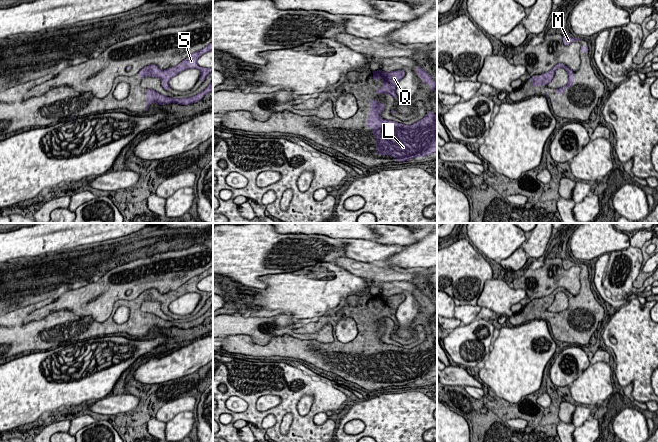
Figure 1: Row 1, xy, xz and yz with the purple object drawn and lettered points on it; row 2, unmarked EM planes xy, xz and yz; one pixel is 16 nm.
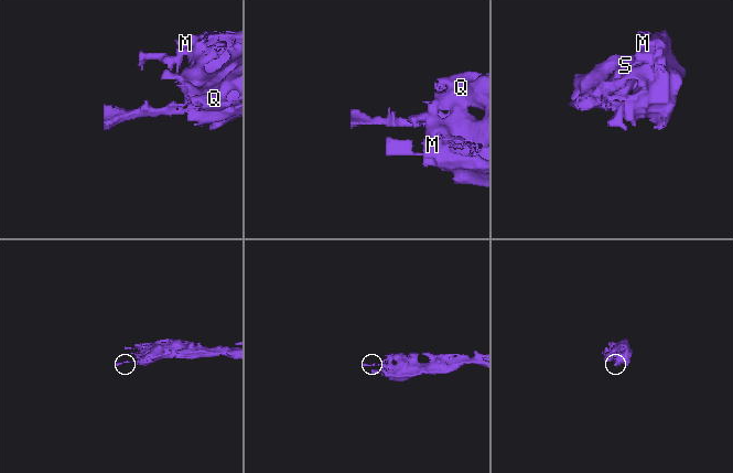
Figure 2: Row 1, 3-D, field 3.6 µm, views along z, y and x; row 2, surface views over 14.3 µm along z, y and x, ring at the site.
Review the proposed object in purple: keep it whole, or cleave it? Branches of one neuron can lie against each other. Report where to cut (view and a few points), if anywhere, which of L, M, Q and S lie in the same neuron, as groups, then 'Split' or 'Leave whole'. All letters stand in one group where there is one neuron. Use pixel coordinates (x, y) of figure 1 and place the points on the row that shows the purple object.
No split. Groups: L M Q S. Leave whole

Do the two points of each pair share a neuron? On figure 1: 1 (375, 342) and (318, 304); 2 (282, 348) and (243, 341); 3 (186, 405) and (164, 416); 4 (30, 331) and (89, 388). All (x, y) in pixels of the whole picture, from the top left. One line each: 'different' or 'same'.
1: different
2: same
3: same
4: different

